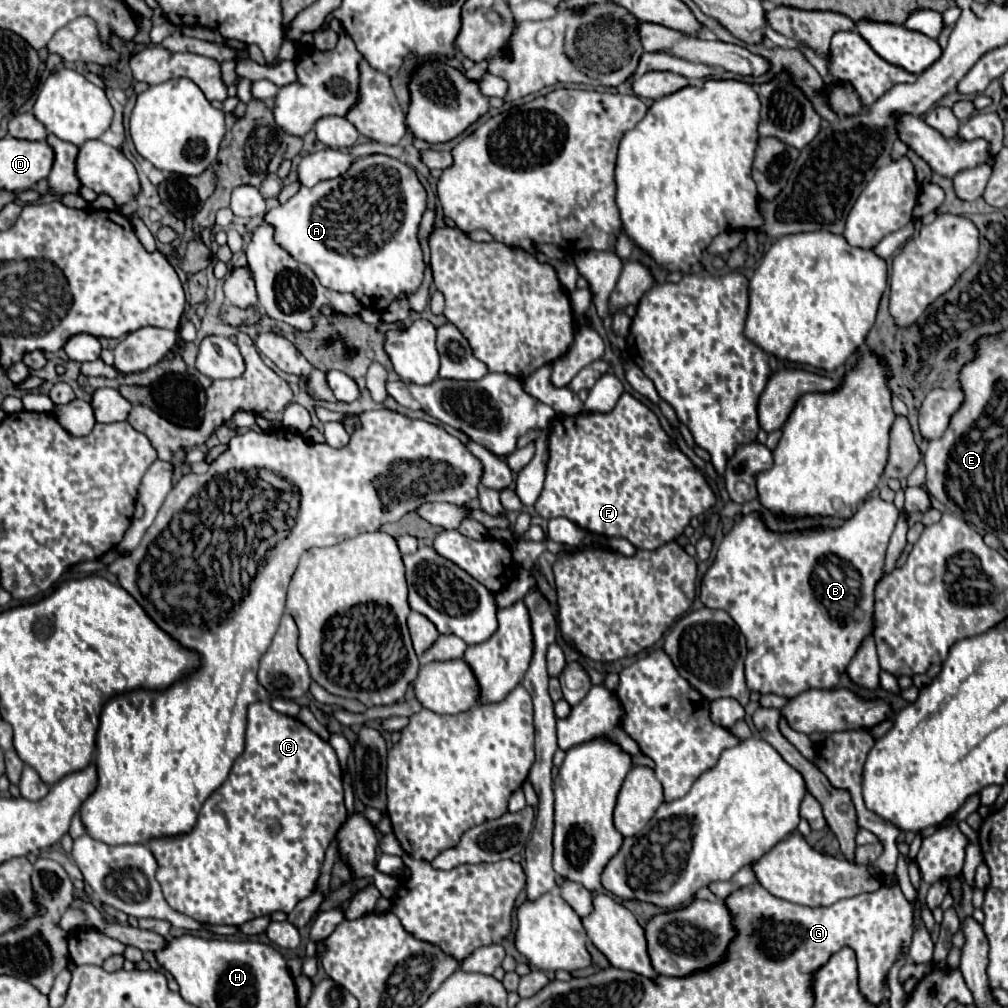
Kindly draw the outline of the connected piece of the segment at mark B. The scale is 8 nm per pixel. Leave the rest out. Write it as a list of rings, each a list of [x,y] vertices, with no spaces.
[[[867,498],[857,514],[837,530],[805,530],[781,536],[769,532],[757,514],[743,516],[733,526],[703,578],[701,600],[707,608],[725,610],[745,634],[749,648],[745,658],[749,690],[795,698],[811,688],[831,690],[839,684],[859,644],[873,632],[873,590],[883,578],[883,556],[897,518],[899,510],[893,502]]]

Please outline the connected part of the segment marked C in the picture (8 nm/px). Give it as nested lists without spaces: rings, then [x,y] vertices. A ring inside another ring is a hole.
[[[255,702],[247,714],[245,750],[235,760],[221,788],[203,804],[195,828],[177,838],[149,842],[149,850],[157,860],[155,878],[173,910],[203,924],[241,926],[279,910],[289,914],[297,902],[315,892],[325,850],[345,820],[341,766],[329,742],[321,740],[301,720],[275,712],[269,702]],[[275,824],[281,826],[279,834],[269,830]]]

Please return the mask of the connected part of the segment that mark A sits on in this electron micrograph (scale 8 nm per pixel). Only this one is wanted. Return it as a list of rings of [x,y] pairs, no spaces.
[[[375,154],[357,158],[355,164],[335,180],[323,180],[313,188],[301,186],[285,204],[271,208],[263,216],[263,222],[273,226],[275,242],[297,262],[307,264],[325,288],[349,292],[363,304],[363,308],[383,312],[401,294],[409,296],[417,292],[423,282],[425,262],[417,240],[417,228],[425,208],[427,194],[413,168],[401,160]]]

